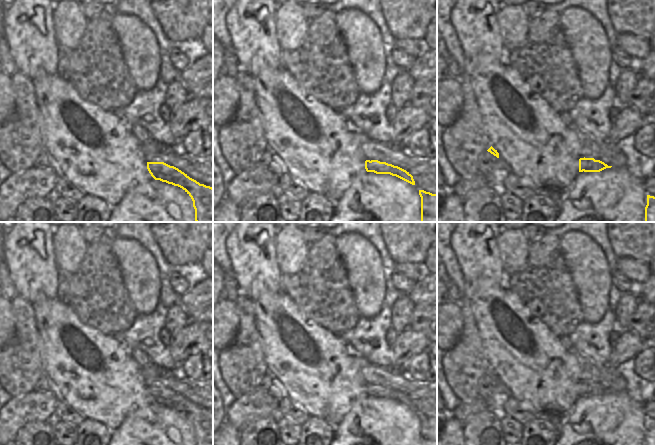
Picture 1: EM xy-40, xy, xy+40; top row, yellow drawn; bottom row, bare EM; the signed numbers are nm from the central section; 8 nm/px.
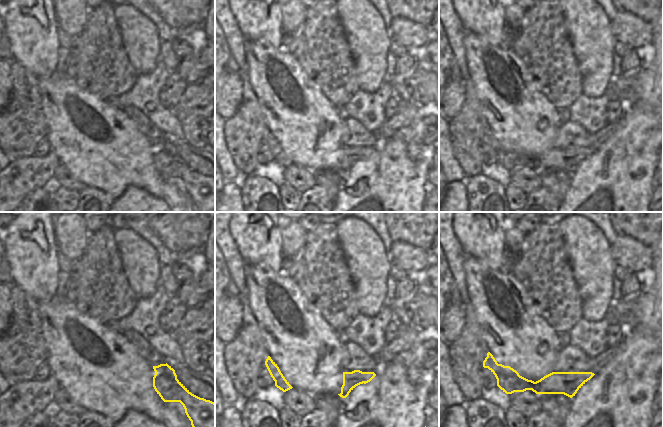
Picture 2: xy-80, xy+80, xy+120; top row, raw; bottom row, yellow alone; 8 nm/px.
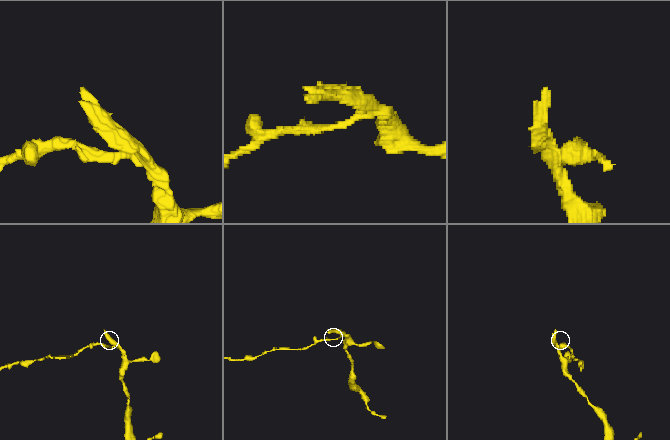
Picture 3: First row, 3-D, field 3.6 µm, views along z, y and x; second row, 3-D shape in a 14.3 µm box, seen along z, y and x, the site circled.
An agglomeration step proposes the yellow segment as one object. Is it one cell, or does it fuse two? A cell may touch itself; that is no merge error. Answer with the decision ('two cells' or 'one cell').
two cells

